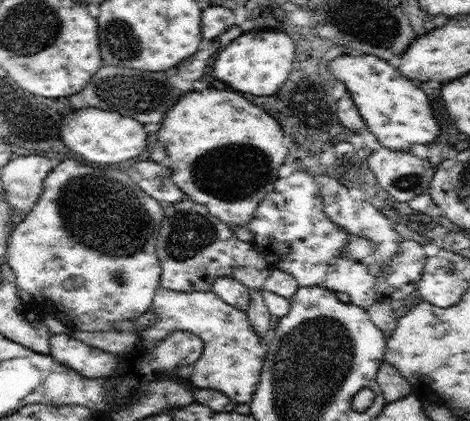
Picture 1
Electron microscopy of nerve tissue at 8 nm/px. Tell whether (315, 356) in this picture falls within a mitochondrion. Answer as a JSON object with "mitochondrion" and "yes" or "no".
{"mitochondrion":"yes"}

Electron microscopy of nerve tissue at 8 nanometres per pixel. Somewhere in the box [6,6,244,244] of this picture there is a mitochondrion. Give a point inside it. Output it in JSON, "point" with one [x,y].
{"point":[124,91]}

